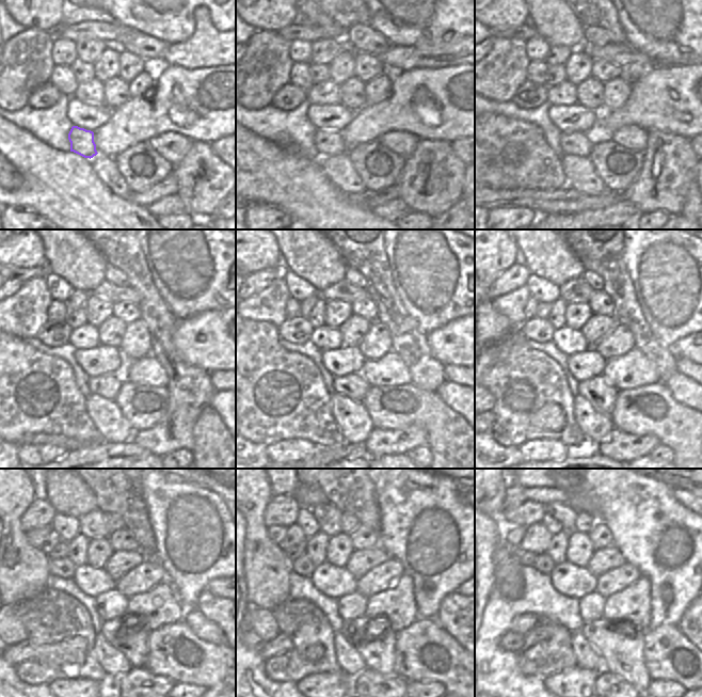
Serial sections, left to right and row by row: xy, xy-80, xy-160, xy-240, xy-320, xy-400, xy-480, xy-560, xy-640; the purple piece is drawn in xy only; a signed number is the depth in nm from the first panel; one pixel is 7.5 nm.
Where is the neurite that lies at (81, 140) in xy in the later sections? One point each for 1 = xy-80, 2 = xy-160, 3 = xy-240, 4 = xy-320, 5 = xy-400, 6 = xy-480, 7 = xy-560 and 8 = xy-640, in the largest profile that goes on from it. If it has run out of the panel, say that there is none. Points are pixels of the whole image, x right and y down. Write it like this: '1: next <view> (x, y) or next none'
1: next xy-80 (328, 142)
2: next xy-160 (575, 143)
3: next xy-240 (107, 385)
4: next xy-320 (353, 385)
5: next xy-400 (595, 390)
6: next xy-480 (132, 642)
7: next xy-560 (376, 646)
8: next xy-640 (622, 652)

